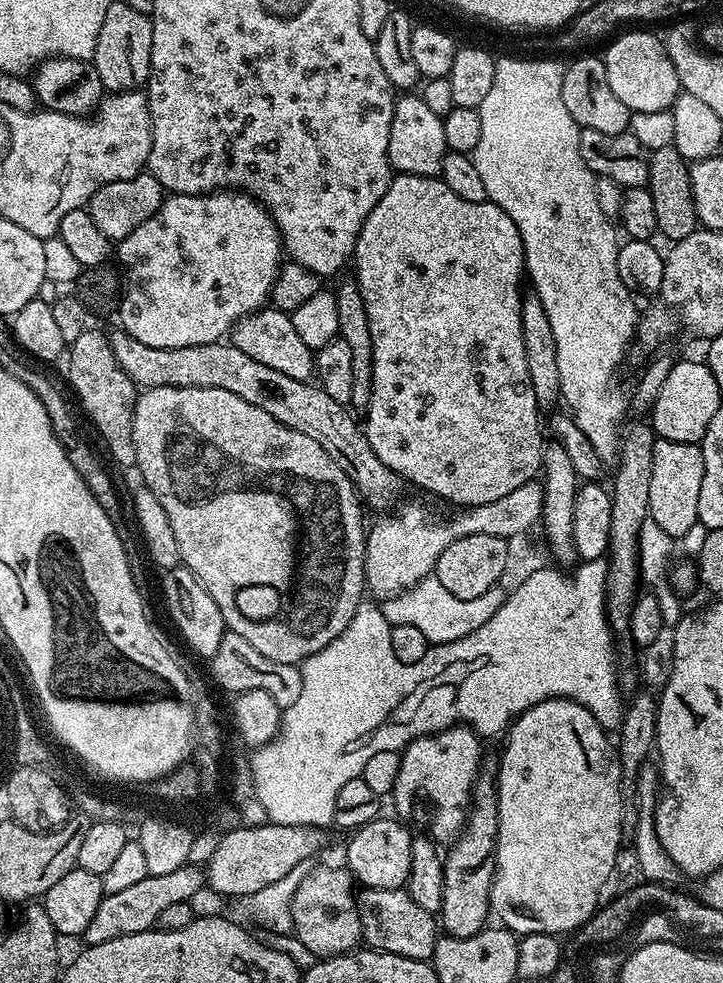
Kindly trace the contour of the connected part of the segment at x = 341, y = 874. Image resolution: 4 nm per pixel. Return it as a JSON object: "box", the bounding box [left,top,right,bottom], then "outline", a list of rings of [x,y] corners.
{"box":[292,867,361,958],"outline":[[[347,867],[340,868],[316,868],[309,871],[304,877],[304,881],[294,890],[292,899],[292,932],[300,939],[300,944],[308,952],[313,952],[316,958],[342,955],[353,951],[361,943],[360,935],[360,915],[356,905],[358,896],[354,891],[354,881],[351,872]]]}

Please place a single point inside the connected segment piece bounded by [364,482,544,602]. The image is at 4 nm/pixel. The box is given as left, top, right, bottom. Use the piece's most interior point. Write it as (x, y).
(400, 550)

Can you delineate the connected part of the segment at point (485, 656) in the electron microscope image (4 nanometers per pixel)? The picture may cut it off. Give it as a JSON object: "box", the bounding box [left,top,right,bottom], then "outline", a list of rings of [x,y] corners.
{"box":[251,559,626,830],"outline":[[[603,559],[585,560],[577,563],[574,568],[576,573],[573,574],[572,579],[564,576],[561,569],[551,567],[544,566],[538,569],[537,572],[535,569],[536,604],[534,601],[528,600],[527,587],[529,585],[524,582],[517,583],[513,587],[516,589],[513,592],[511,589],[505,595],[502,606],[498,608],[494,618],[490,618],[482,626],[478,626],[478,630],[474,630],[466,638],[429,646],[426,650],[426,658],[422,658],[422,662],[414,662],[413,664],[403,664],[398,662],[398,658],[394,658],[394,646],[390,646],[390,634],[393,625],[389,624],[386,617],[384,617],[383,611],[375,603],[372,603],[372,605],[368,604],[368,602],[361,602],[354,614],[354,618],[350,618],[350,626],[346,626],[346,630],[342,630],[342,634],[338,638],[334,638],[334,642],[330,642],[322,650],[318,650],[318,654],[306,658],[303,664],[299,665],[302,674],[302,694],[298,694],[298,702],[294,702],[294,706],[283,709],[280,718],[279,736],[271,744],[265,744],[264,747],[255,749],[251,753],[254,790],[257,792],[258,802],[262,804],[263,810],[266,810],[269,821],[274,824],[285,824],[292,827],[310,827],[324,830],[326,826],[329,827],[332,824],[334,798],[338,798],[338,790],[342,790],[342,786],[346,786],[346,782],[359,780],[363,777],[366,762],[372,755],[378,754],[382,750],[400,752],[412,740],[420,739],[426,735],[434,735],[436,732],[446,731],[456,725],[468,725],[481,738],[496,736],[500,731],[501,735],[517,716],[520,716],[526,710],[530,710],[538,702],[546,702],[553,698],[573,700],[582,706],[586,706],[586,710],[590,710],[590,714],[594,714],[594,718],[603,728],[606,730],[611,729],[611,724],[613,723],[613,727],[621,719],[626,704],[625,701],[620,701],[620,688],[616,685],[616,648],[612,645],[614,632],[609,625],[609,616],[606,611],[605,592],[607,590],[608,565]]]}

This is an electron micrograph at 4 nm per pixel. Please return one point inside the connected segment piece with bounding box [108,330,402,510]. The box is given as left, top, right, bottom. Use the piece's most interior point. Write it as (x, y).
(303, 406)

